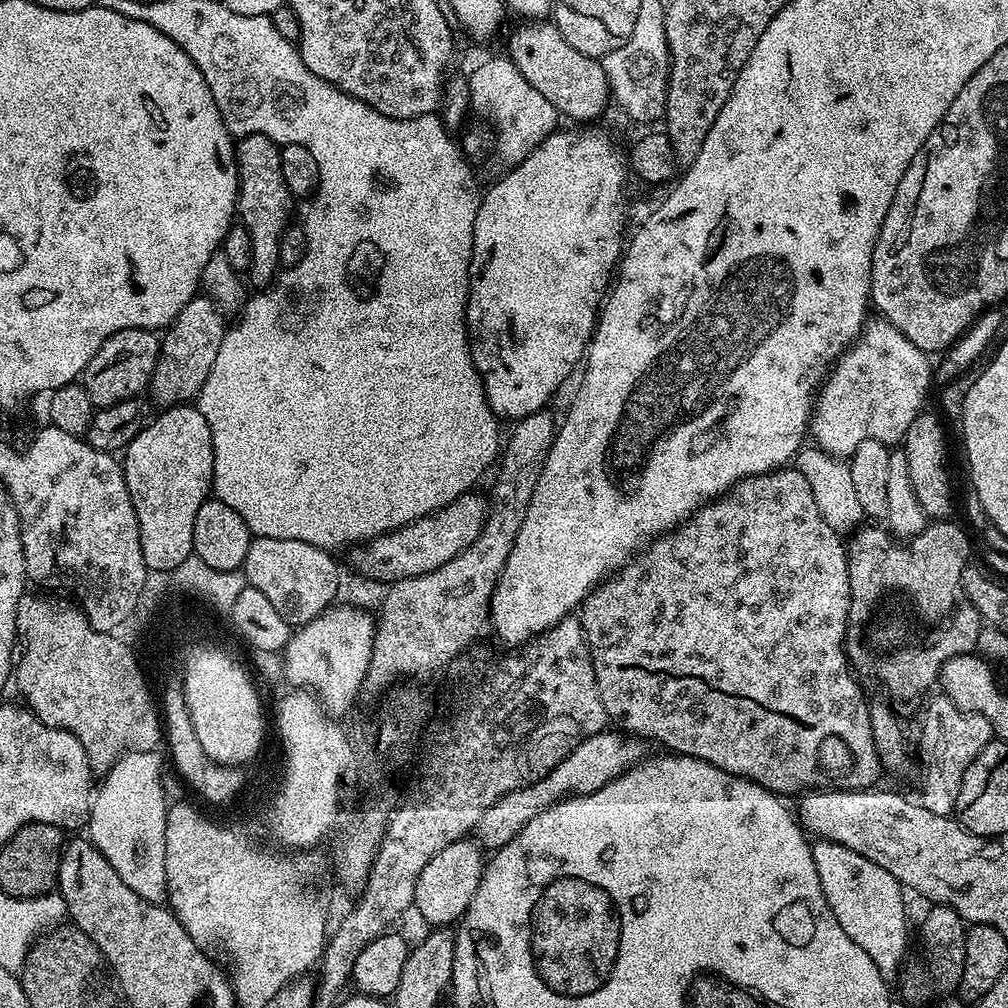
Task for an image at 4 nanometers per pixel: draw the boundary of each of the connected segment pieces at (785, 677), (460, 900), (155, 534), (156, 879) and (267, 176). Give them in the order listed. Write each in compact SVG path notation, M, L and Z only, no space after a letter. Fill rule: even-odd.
M785 466L775 472L740 480L727 492L699 508L691 520L685 520L679 528L653 540L620 571L600 581L580 605L578 619L592 652L596 689L609 721L617 729L639 736L645 742L657 740L665 744L669 753L710 762L710 766L718 766L718 770L752 780L784 798L788 798L791 792L803 794L809 790L873 787L877 783L875 780L882 776L882 769L870 726L869 701L864 700L861 681L849 665L845 648L852 595L848 553L845 541L840 538L841 533L823 520L806 478L795 466Z
M465 838L450 842L446 850L438 850L422 874L418 874L418 886L414 886L414 912L417 912L428 926L452 926L464 919L464 912L470 906L470 898L474 898L474 890L482 882L482 874L486 863L485 849L475 839Z
M191 403L165 408L159 414L161 416L156 416L153 420L151 417L140 433L129 442L128 447L123 449L122 467L140 527L142 558L149 573L171 574L188 556L193 555L194 518L198 518L198 506L202 506L202 502L209 499L212 492L214 446L210 438L210 426L206 426L206 418L202 418L199 408Z
M159 751L151 752L128 752L114 762L109 772L103 773L104 780L104 844L105 853L114 855L114 863L122 882L130 886L142 898L153 902L160 902L168 895L166 886L166 814L168 813L169 801L162 790L160 774Z
M250 134L239 137L236 146L236 173L240 179L240 189L236 195L238 222L250 234L250 266L246 280L253 289L263 290L276 279L282 265L278 258L280 236L290 223L294 197L288 191L286 178L282 178L280 148L266 134Z

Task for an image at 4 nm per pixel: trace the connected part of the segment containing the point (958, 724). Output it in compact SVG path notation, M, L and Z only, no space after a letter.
M942 694L934 696L927 701L929 704L924 712L924 725L920 728L921 780L918 803L930 810L930 814L952 816L956 810L958 790L962 788L962 774L966 774L966 766L978 758L982 746L989 744L994 737L986 718L960 712L954 702Z

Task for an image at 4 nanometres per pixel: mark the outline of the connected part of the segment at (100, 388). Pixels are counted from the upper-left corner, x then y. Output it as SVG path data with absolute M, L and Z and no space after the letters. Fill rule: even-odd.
M131 328L114 334L90 358L84 367L82 383L90 402L96 408L109 408L121 404L124 400L139 397L140 391L147 389L152 383L154 366L158 362L161 337L150 328Z

